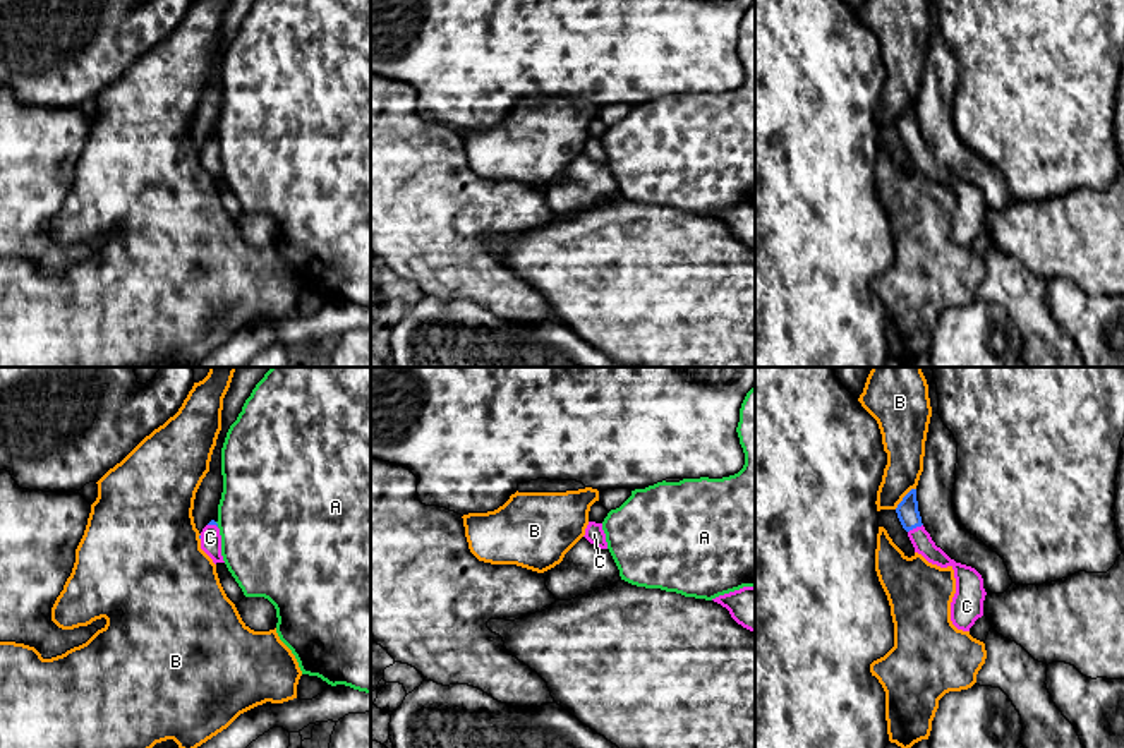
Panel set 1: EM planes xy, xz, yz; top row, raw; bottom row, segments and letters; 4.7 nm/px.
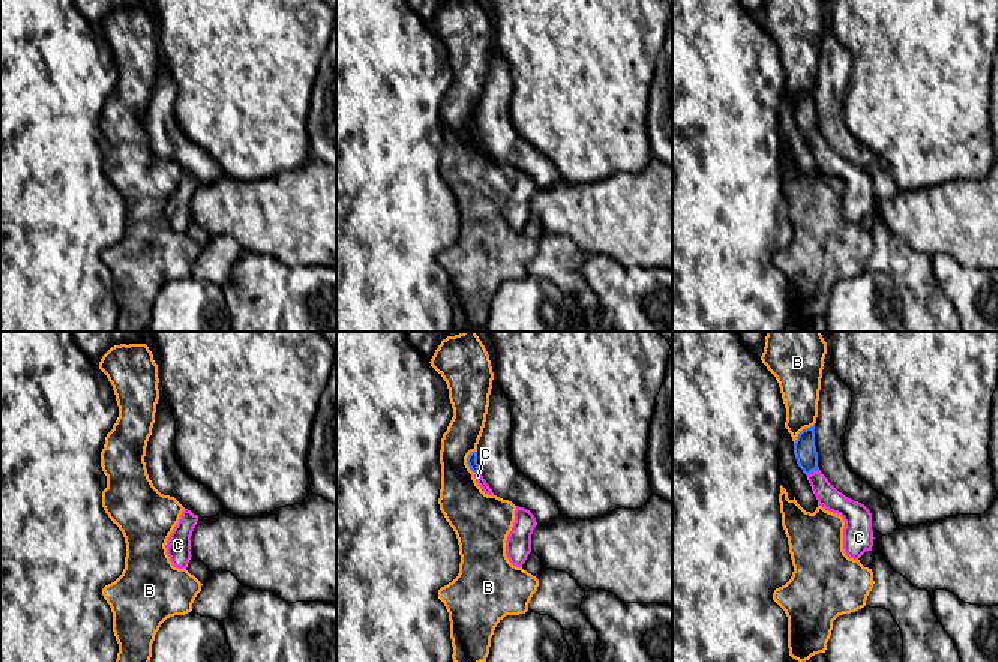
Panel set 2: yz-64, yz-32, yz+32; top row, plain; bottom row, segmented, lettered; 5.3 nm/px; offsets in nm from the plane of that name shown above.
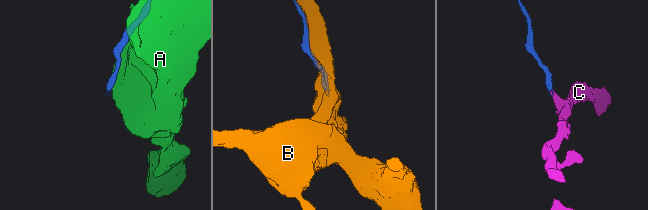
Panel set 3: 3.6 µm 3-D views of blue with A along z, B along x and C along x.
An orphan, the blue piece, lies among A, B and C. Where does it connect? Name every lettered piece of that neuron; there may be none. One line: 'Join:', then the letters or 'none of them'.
Join: C

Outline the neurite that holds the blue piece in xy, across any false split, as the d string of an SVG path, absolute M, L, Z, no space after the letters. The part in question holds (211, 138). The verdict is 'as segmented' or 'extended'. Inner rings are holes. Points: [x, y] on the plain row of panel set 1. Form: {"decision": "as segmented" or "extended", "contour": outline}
{"decision": "extended", "contour": "M211 136L201 148L201 165L213 175L213 178L225 178L221 172L221 151L218 139Z"}

